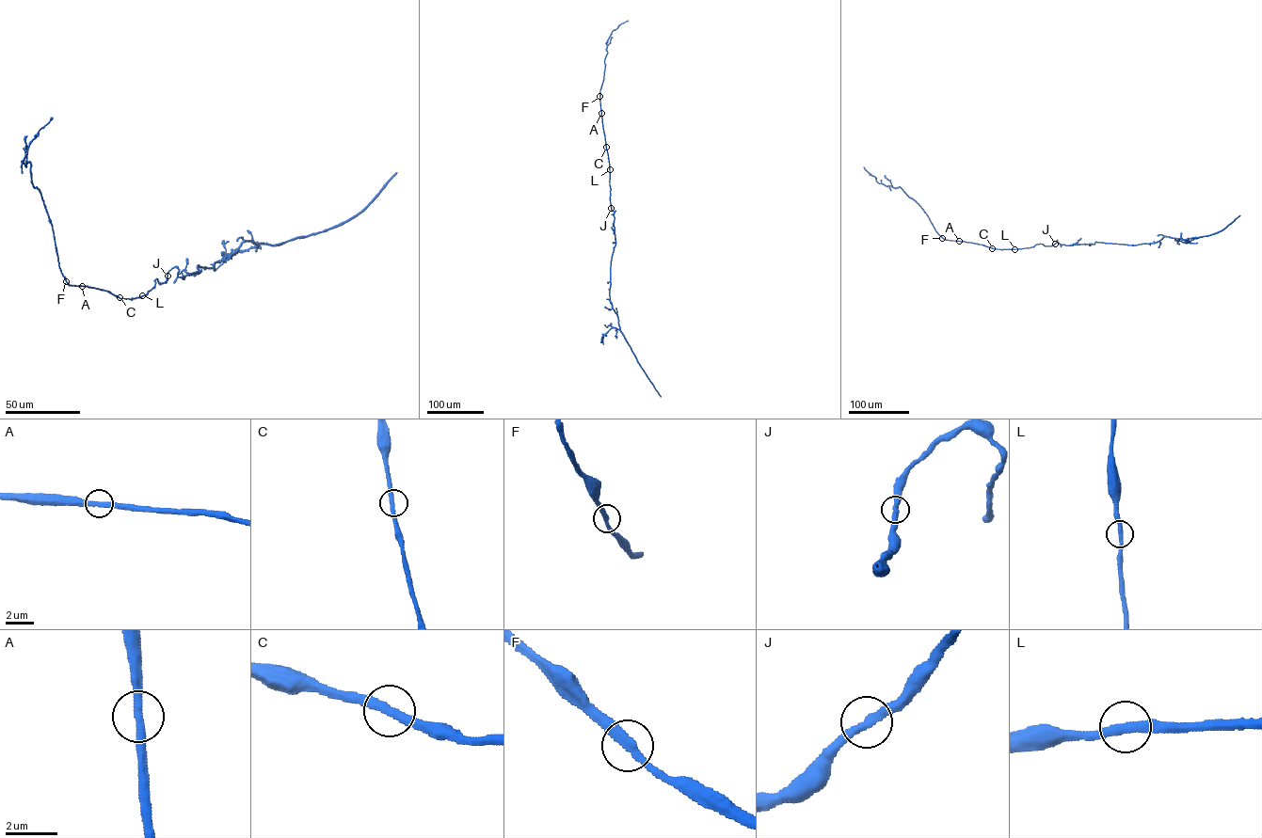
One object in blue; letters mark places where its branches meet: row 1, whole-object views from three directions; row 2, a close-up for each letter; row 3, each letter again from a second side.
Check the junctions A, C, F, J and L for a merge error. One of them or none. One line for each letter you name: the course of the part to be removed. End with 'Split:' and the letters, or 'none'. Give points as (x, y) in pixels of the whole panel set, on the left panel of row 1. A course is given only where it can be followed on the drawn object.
Split: none

